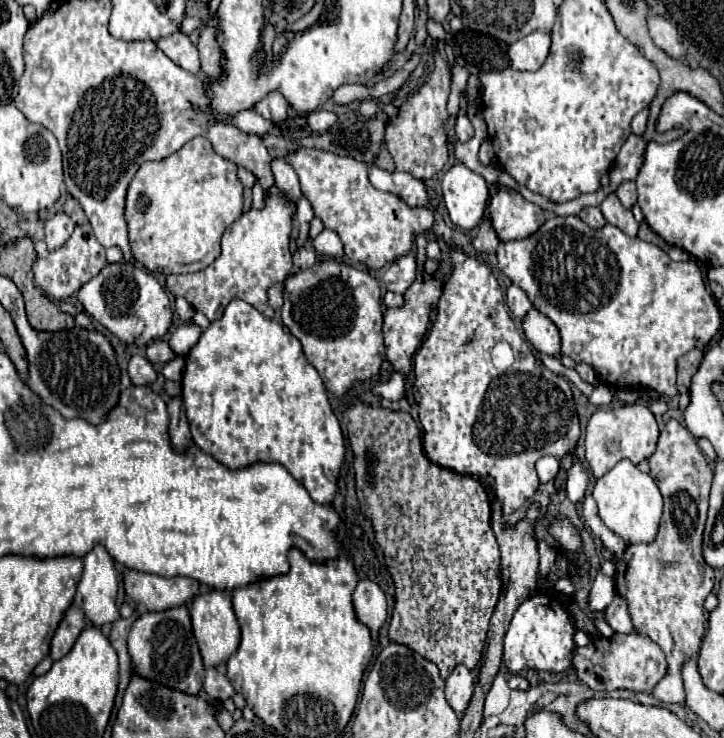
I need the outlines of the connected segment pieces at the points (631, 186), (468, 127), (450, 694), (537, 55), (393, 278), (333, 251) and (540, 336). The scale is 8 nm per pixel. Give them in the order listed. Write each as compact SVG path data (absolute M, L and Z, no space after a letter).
M622 182L618 188L616 188L616 196L620 198L620 202L624 204L624 208L632 208L636 204L636 184L634 182Z
M460 112L456 116L456 136L460 142L468 142L474 136L474 128L472 128L472 124L464 112Z
M458 664L452 674L446 678L446 700L458 716L462 716L474 692L474 678L468 668Z
M532 32L530 36L514 42L508 46L506 56L510 58L510 66L514 70L538 70L550 50L550 34L546 32Z
M406 254L390 264L390 268L384 274L384 286L390 292L402 294L414 282L414 278L416 278L414 254Z
M324 228L322 234L318 234L314 240L312 240L312 246L314 250L320 254L320 256L330 256L330 258L342 258L344 256L344 250L342 250L342 242L338 238L336 232Z
M536 308L528 312L528 316L522 320L522 330L528 338L528 342L542 354L560 356L560 334L558 328L548 320L548 316L540 314Z

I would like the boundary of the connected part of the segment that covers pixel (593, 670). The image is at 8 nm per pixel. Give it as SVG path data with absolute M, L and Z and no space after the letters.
M632 632L632 634L614 634L610 638L590 640L588 646L572 652L572 666L580 682L586 682L592 690L634 690L634 692L652 692L658 680L666 674L666 658L660 646L648 636Z

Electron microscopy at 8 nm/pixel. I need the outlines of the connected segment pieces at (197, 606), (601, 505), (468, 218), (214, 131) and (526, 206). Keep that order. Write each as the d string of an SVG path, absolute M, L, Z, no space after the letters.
M216 590L198 594L192 602L190 616L192 616L192 630L198 640L204 666L210 668L210 666L228 662L228 658L238 650L238 644L240 644L240 626L234 616L234 610L232 610L230 596L224 592L216 592Z
M620 460L610 472L606 472L594 484L594 500L602 522L620 536L628 546L656 540L660 518L662 518L662 494L650 474L640 472L630 460Z
M454 164L442 178L442 194L444 194L444 204L448 208L452 224L462 230L472 230L484 216L484 210L490 198L490 188L480 174L468 170L464 164Z
M218 122L208 128L208 140L222 158L232 160L236 166L242 166L252 172L264 194L268 192L268 188L274 186L274 176L270 170L272 156L268 154L260 136L252 136L240 132L240 128L236 126Z
M498 190L490 200L490 220L502 242L532 236L546 220L544 210L514 190Z

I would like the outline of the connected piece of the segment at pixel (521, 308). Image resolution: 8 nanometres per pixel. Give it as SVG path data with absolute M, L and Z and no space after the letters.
M516 284L508 286L508 290L506 290L506 304L510 306L510 310L512 310L514 316L520 316L520 320L522 320L522 318L526 316L526 312L532 308L526 292L524 292L520 286L516 286Z

